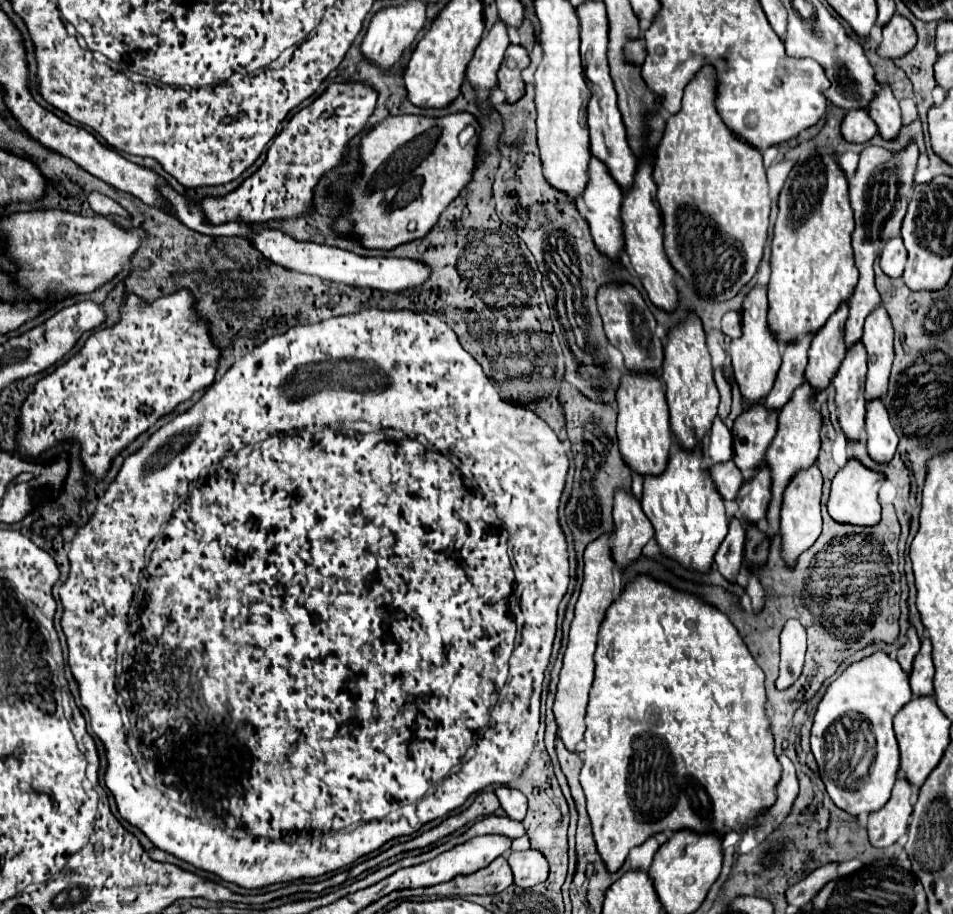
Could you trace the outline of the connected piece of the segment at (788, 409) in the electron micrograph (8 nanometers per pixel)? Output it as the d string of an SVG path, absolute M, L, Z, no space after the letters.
M805 380L801 386L797 386L797 390L793 392L793 398L779 412L779 428L765 454L765 458L771 466L771 480L773 480L771 482L773 500L767 510L767 520L769 520L767 536L773 536L779 530L779 506L781 506L781 494L783 494L787 482L801 468L807 468L817 460L817 452L821 446L819 432L823 428L823 416L821 416L821 410L817 408L817 396L819 396L819 392Z

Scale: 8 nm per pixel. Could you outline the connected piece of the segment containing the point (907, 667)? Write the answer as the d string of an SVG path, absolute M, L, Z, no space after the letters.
M911 624L909 626L909 630L907 630L907 642L899 648L899 652L897 652L897 662L901 662L901 666L903 666L903 670L905 672L911 672L911 664L913 664L913 658L915 658L915 654L919 652L919 636L917 636L917 630L915 630L915 626Z

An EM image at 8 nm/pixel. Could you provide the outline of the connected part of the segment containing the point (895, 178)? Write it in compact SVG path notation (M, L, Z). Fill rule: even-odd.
M911 140L903 150L891 152L881 146L867 146L861 152L859 166L855 174L849 178L849 194L851 194L851 206L855 212L855 230L853 230L853 252L855 252L855 264L859 268L859 282L853 290L853 296L849 300L849 318L845 324L845 344L855 344L863 334L863 322L871 310L875 310L881 302L881 296L875 288L875 276L873 276L873 262L881 250L881 246L893 238L893 234L899 232L901 220L907 210L907 198L913 188L913 176L915 166L919 158L919 148L915 140Z

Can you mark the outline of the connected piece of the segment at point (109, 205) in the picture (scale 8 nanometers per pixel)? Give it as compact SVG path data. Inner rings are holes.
M92 192L87 196L91 209L101 215L119 215L123 218L129 218L129 212L117 204L116 201L104 196L98 192Z

